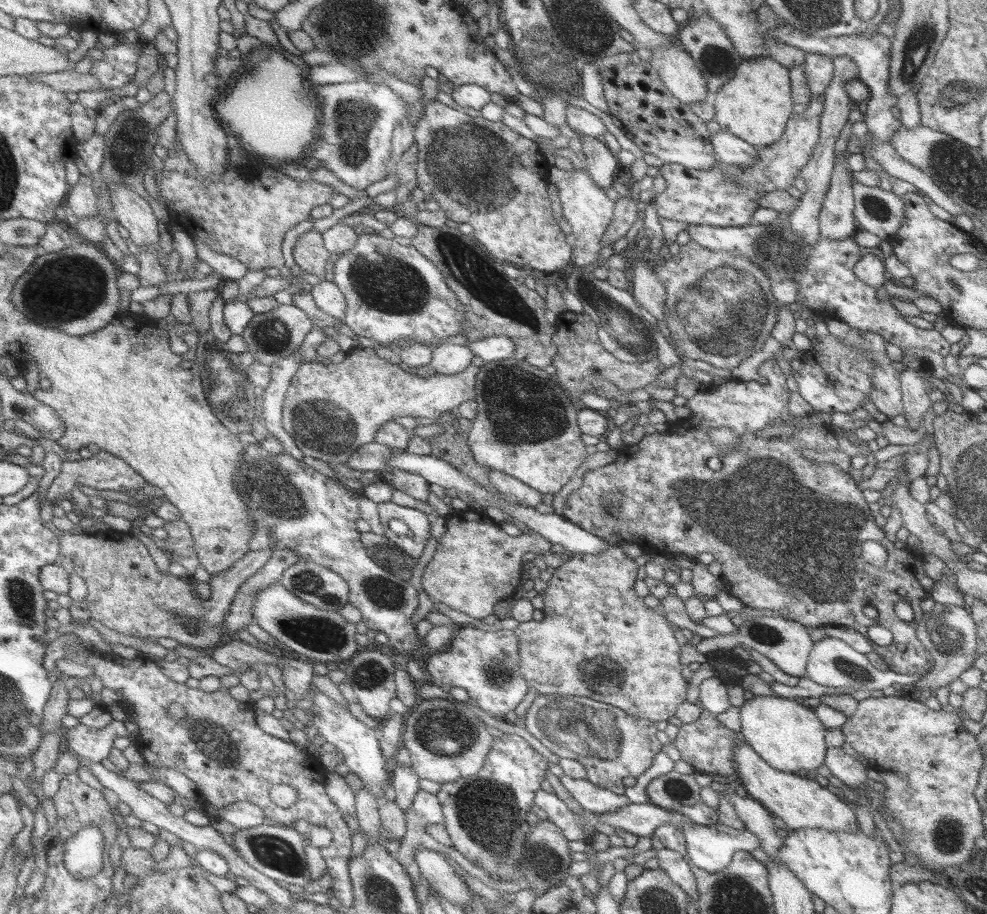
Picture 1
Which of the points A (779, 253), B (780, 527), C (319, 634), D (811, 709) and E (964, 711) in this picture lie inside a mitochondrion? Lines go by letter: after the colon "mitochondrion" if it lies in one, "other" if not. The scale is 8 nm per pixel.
A: mitochondrion
B: mitochondrion
C: mitochondrion
D: other
E: other

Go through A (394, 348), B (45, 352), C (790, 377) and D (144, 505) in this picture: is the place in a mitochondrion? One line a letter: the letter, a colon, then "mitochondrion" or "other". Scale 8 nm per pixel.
A: other
B: other
C: other
D: other

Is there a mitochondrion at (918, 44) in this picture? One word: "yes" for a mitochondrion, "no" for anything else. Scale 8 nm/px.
yes

